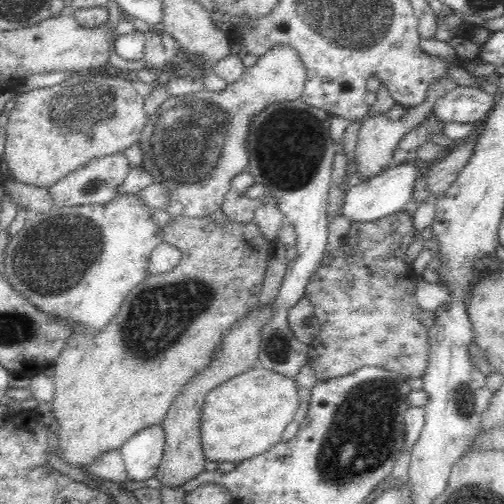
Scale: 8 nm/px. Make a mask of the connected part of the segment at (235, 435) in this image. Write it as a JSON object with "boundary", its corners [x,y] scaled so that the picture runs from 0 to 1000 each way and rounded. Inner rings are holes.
{"boundary":[[[512,726],[437,762],[411,784],[401,806],[399,879],[407,907],[435,919],[440,915],[472,919],[536,893],[558,875],[562,857],[583,831],[595,802],[593,786],[593,766],[585,750],[569,750],[562,742]]]}

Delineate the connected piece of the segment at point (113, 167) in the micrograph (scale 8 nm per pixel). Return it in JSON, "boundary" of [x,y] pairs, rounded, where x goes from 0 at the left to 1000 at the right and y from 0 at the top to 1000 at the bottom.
{"boundary":[[[242,304],[206,310],[206,313],[183,313],[183,321],[167,327],[121,353],[111,365],[95,373],[107,409],[155,409],[173,405],[210,405],[232,387],[234,373],[258,337],[256,321]]]}

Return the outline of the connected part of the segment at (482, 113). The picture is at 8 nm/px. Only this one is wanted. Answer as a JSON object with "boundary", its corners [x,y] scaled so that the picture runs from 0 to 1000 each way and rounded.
{"boundary":[[[909,169],[901,179],[893,179],[889,187],[881,187],[877,194],[869,194],[855,222],[879,242],[956,244],[982,208],[984,196],[986,188],[972,188],[948,173]]]}

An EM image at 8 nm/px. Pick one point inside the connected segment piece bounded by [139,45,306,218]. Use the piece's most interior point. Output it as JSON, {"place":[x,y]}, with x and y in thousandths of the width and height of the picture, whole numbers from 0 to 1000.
{"place":[385,290]}

